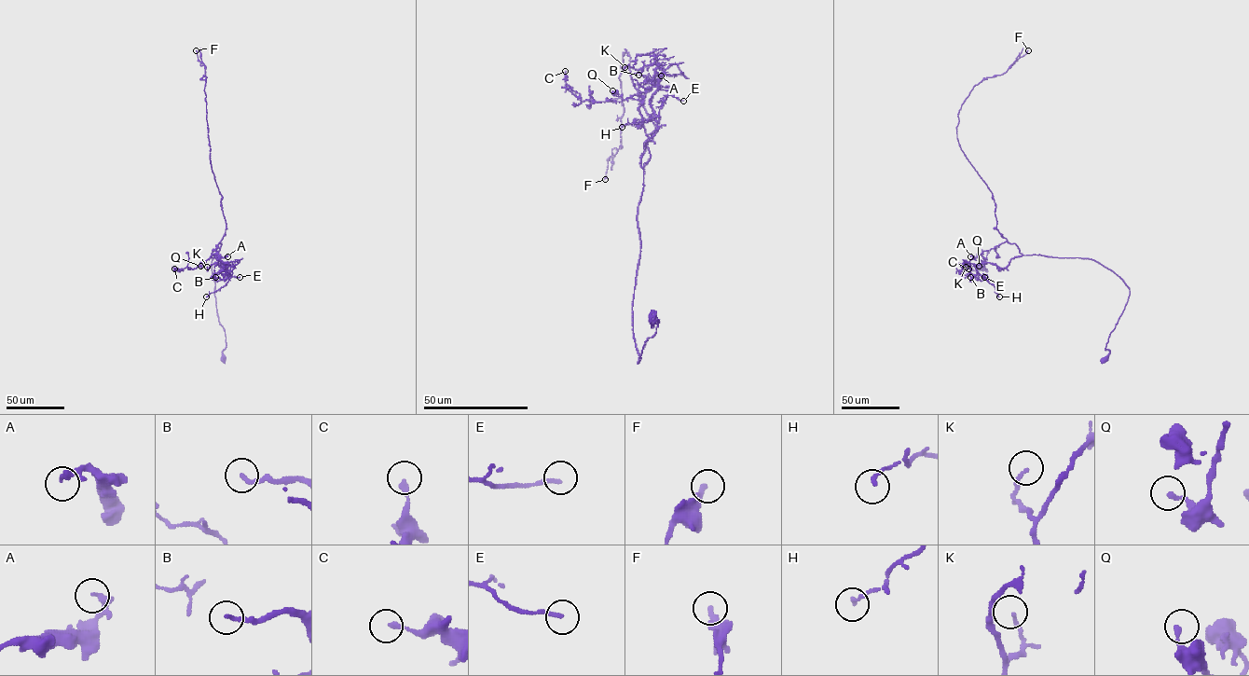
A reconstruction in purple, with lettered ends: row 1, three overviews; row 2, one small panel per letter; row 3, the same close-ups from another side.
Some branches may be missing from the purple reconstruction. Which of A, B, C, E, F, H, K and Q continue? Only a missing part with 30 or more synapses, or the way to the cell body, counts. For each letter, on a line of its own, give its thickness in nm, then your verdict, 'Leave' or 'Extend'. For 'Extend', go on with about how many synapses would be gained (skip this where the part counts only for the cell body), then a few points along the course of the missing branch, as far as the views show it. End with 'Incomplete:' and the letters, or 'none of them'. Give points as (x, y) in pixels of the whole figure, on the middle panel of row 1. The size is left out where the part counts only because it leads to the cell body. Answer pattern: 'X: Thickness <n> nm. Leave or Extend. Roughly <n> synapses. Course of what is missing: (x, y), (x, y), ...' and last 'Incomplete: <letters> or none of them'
A: Thickness 220 nm. Leave
B: Thickness 180 nm. Leave
C: Thickness 200 nm. Leave
E: Thickness 160 nm. Leave
F: Thickness 240 nm. Leave
H: Thickness 140 nm. Leave
K: Thickness 170 nm. Leave
Q: Thickness 200 nm. Leave
Incomplete: none of them

